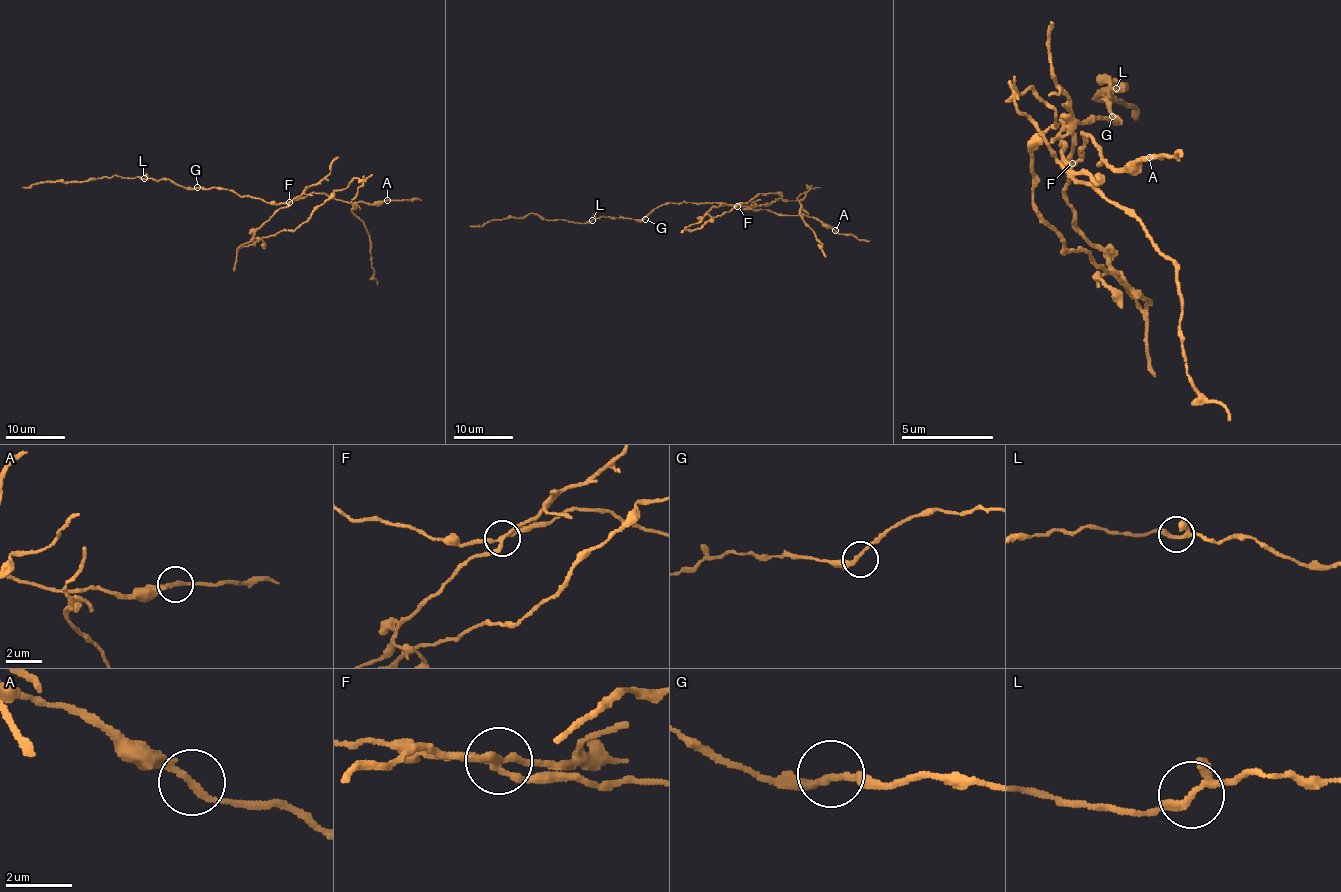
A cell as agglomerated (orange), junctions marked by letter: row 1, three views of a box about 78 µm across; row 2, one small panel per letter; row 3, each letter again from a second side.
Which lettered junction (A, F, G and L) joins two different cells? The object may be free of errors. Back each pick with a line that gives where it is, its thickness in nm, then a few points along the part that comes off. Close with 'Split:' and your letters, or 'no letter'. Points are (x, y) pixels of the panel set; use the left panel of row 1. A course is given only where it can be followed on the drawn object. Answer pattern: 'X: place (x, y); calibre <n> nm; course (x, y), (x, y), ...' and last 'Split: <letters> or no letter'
F: place (289, 202); calibre 220 nm; course (290, 202), (254, 236), (296, 230), (330, 196), (355, 178), (362, 181), (352, 212), (369, 236), (377, 284)
Split: F

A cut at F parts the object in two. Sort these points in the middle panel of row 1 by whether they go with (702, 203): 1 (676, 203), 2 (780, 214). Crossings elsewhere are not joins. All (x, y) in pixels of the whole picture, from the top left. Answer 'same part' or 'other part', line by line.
1: same part
2: same part

